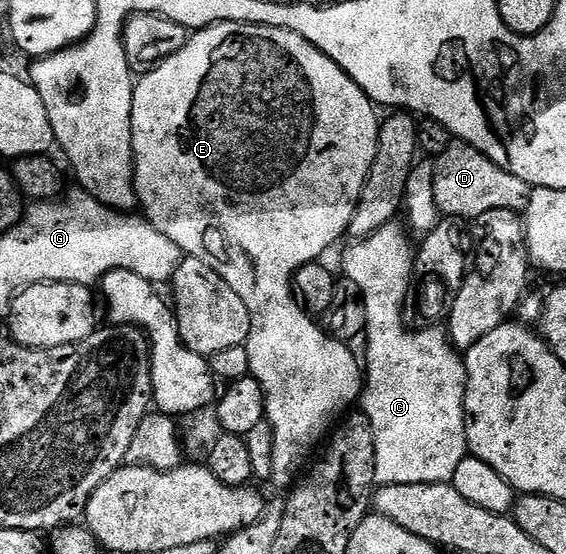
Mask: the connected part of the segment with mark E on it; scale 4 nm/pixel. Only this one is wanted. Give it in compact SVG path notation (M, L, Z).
M219 21L216 25L192 32L185 47L181 47L177 55L169 55L169 59L155 66L153 71L142 74L135 85L131 138L135 148L135 192L138 204L141 209L143 205L142 212L154 229L177 243L184 255L209 263L209 267L213 267L213 271L217 271L217 275L221 275L221 279L225 279L225 283L229 283L229 287L233 287L237 295L241 295L241 303L245 303L251 320L251 334L248 335L246 344L251 364L250 376L255 377L257 383L261 383L263 398L267 401L265 420L273 427L273 475L270 484L284 491L290 490L296 484L295 468L310 455L311 448L319 440L322 442L328 436L329 430L336 424L335 413L341 412L342 409L350 410L350 405L360 400L365 384L360 358L358 361L351 354L352 346L330 336L326 329L317 324L316 318L308 315L299 306L293 282L295 272L301 266L308 265L311 261L319 261L322 253L330 245L337 244L343 233L345 237L350 230L351 220L359 205L369 171L373 167L373 159L377 155L381 117L375 112L376 106L366 91L316 45L288 29L278 29L272 25L248 25L246 21Z

